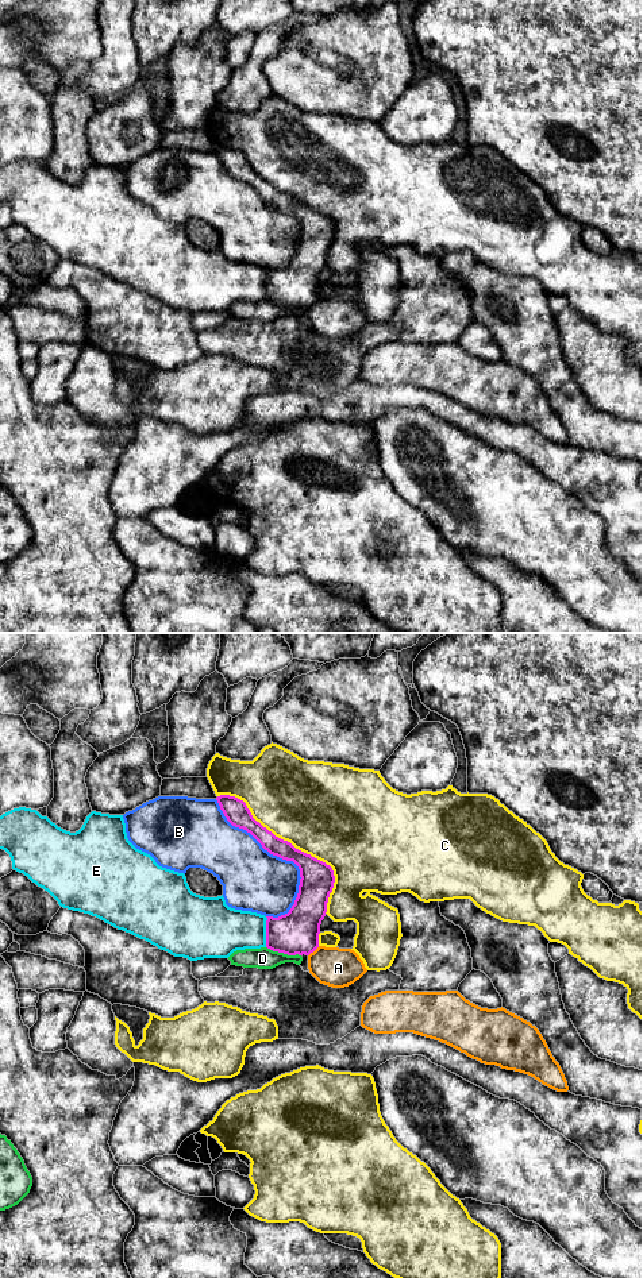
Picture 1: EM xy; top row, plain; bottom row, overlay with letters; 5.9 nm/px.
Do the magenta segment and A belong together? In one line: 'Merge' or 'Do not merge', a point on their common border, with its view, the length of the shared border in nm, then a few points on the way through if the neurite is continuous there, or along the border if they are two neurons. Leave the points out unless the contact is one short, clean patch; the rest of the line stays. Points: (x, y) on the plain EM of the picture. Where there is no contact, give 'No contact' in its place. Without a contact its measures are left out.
Do not merge. Touches magenta at xy (314, 302). Shared border 90 nm. Boundary: xy (319, 298), (308, 308)

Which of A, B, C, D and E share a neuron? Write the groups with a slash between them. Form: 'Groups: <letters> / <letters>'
Groups: A / B / C / D / E

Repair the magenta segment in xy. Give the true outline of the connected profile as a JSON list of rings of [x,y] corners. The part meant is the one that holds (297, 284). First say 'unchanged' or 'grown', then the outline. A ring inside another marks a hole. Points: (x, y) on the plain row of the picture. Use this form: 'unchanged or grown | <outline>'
unchanged | [[[230,147],[216,152],[232,178],[250,185],[270,206],[299,219],[301,231],[294,256],[285,267],[266,269],[266,300],[288,308],[309,308],[319,300],[320,277],[335,235],[332,220],[276,189],[253,170],[243,152]]]

